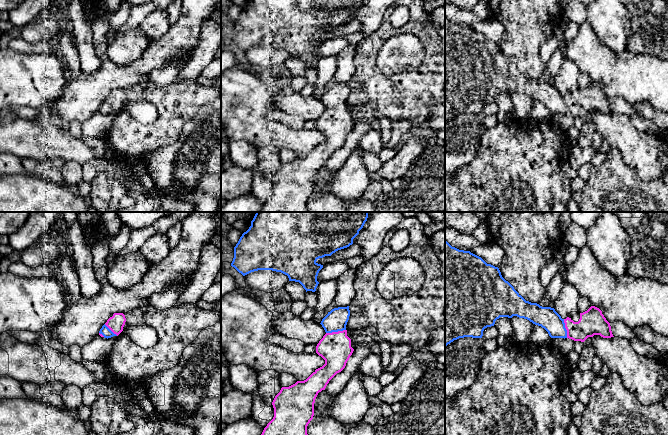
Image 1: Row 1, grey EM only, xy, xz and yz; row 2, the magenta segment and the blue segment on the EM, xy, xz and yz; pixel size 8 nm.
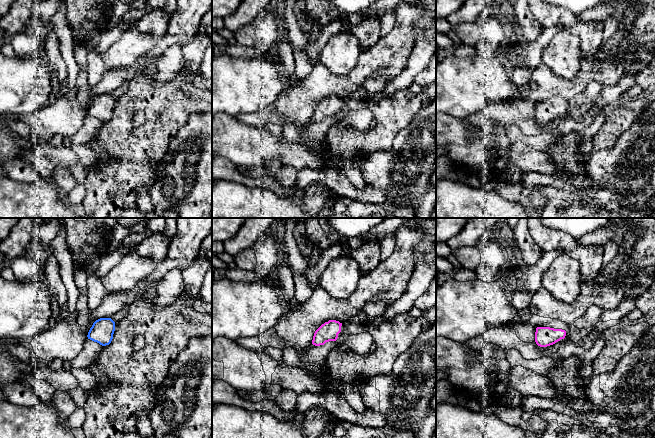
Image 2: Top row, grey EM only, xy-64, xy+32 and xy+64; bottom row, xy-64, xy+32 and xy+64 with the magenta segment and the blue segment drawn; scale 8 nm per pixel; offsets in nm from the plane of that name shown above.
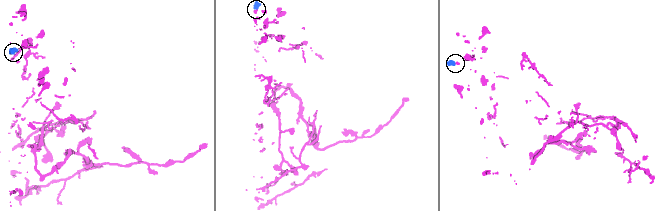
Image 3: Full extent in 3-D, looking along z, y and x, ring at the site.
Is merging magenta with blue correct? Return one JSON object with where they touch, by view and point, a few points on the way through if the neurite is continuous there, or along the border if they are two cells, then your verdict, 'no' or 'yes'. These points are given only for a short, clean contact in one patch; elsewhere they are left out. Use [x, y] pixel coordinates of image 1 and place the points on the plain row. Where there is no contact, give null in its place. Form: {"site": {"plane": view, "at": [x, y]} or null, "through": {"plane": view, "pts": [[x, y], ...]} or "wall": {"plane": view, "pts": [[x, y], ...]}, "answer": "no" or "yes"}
{"site": {"plane": "xz", "at": [335, 108]}, "through": {"plane": "xz", "pts": [[335, 124], [335, 108], [336, 96]]}, "answer": "yes"}

